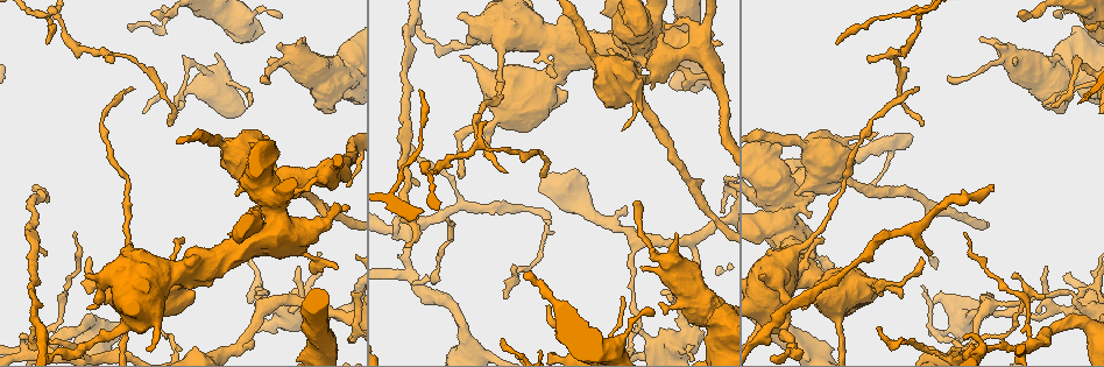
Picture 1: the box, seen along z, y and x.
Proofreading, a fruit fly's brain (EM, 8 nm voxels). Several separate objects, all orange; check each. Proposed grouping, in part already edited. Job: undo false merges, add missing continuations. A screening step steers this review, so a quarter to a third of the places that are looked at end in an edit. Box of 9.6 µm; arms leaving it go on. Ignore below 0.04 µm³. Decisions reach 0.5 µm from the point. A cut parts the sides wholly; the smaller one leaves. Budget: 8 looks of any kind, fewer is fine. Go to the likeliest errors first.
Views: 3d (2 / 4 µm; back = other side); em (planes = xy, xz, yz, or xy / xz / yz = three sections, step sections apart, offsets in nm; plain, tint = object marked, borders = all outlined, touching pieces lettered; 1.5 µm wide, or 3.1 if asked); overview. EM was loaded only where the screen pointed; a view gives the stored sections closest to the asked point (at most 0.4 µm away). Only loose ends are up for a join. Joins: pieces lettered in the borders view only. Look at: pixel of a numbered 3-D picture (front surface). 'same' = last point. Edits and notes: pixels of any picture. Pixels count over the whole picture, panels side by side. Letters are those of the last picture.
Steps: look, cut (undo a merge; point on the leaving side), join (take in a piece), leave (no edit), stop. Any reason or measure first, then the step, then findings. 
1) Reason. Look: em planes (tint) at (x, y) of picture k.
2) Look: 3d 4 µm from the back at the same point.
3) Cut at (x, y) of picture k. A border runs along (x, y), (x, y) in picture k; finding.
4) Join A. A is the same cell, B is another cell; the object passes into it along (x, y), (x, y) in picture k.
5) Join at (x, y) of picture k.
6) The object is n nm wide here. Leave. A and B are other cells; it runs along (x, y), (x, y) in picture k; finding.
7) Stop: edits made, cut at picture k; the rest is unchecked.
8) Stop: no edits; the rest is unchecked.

An open end. Look: 3d 2 µm from the back at (350, 343) of picture 1.

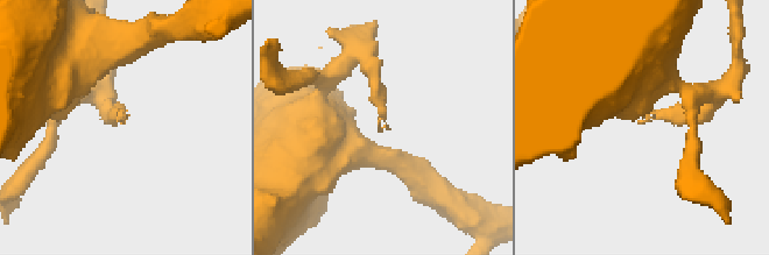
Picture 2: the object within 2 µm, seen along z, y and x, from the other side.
Shape alone is not enough. Look: em planes (borders) at (643, 121) of picture 2.

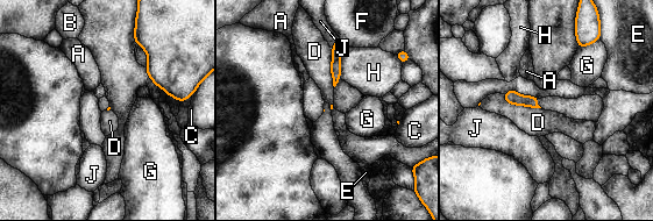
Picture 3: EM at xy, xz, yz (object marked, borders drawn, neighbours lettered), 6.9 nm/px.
Leave. A, B, C, D, E, F, G, H and J are other cells; a border runs along (503, 94), (510, 104), (540, 108) in picture 3; none of them fits.

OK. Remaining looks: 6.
Free end. Look: 3d 2 µm from the back at (31, 190) of picture 1.

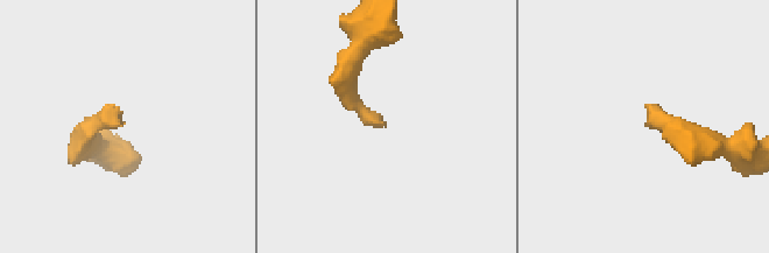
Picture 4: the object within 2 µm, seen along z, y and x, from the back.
Need the tissue. Look: em yz step 8 (borders) at (379, 127) of picture 4.

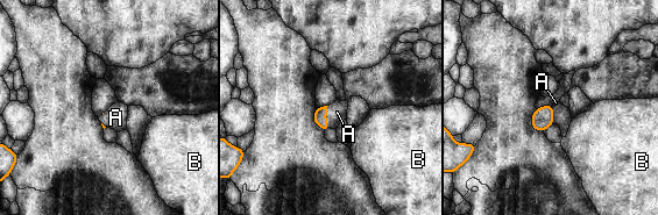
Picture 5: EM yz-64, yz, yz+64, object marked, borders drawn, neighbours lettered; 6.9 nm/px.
Join A. A is the same cell, B is another cell; the neuron continues.

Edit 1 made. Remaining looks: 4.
Thin end. Look: em planes (borders) at (338, 267) of picture 1.

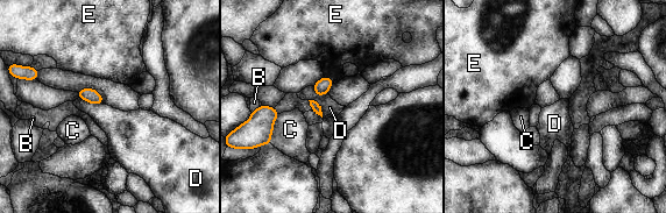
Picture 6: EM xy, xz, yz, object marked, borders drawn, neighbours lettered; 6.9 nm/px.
The longest contact is with D, 180 nm. Leave. B, C, D and E are other cells; a border runs along (325, 76), (332, 80) in picture 6; no lettered piece goes on from it.

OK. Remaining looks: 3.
Look: em yz step 4 (tint) at (114, 60) of picture 1.

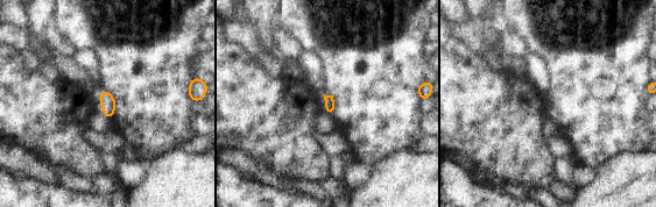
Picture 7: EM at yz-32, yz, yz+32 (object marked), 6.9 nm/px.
Look: em planes (borders) at the same point.

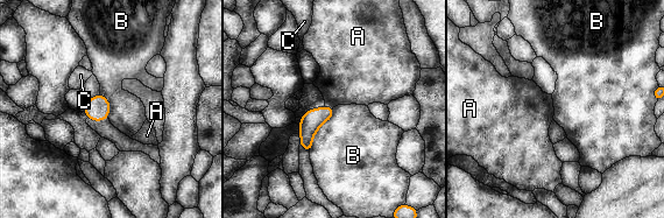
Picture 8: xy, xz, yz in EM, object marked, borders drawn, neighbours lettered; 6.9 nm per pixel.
The object is 140 nm wide here. Leave. A, B and C are other cells; a border runs along (333, 108), (309, 150) in picture 8; no lettered piece goes on from it.

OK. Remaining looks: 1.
Stop: edits made, join at picture 5; the rest is unchecked.

